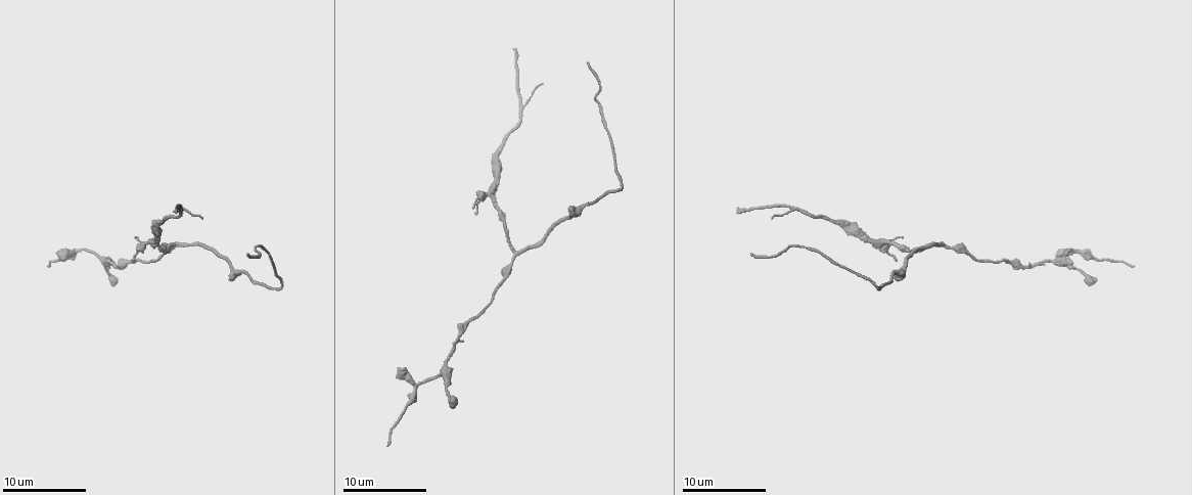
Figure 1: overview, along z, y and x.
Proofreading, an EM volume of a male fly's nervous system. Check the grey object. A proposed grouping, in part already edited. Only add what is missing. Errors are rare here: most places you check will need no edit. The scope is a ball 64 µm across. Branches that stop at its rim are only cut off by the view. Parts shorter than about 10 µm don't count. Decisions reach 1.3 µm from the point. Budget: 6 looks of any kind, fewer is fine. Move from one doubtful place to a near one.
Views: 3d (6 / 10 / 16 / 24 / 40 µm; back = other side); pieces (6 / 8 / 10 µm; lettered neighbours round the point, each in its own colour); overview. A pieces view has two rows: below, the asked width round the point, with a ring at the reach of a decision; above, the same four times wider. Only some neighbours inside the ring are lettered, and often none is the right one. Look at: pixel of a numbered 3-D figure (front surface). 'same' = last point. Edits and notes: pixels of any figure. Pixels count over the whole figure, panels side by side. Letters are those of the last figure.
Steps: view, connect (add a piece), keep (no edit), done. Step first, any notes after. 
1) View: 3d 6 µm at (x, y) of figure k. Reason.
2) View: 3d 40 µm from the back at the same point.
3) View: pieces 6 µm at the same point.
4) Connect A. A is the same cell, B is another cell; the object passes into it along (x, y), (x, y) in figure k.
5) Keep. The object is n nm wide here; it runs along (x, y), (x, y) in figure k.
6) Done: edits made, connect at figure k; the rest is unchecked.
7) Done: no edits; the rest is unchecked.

View: pieces 6 µm at (401, 368) of figure 1. Branch stops here.

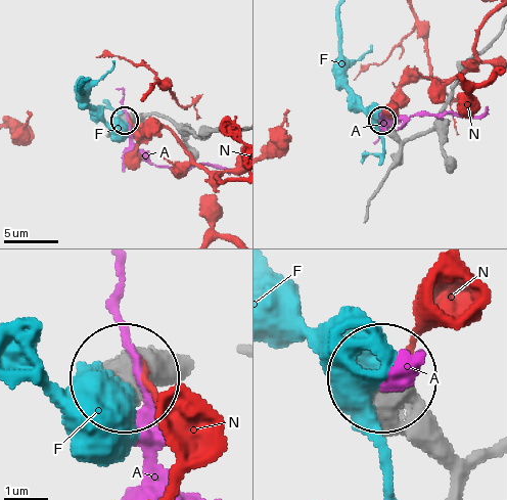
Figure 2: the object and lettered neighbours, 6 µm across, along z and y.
Keep. A, F and N are other cells; it runs along (174, 359), (123, 377) in figure 2; no lettered piece goes on from it.

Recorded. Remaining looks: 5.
View: 3d 10 µm at (452, 408) of figure 1. Branch stops here.

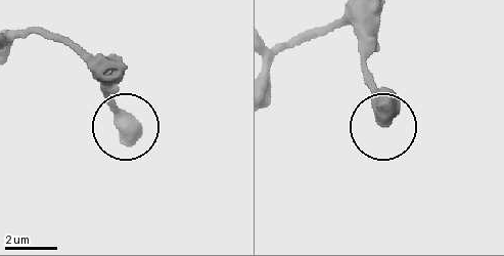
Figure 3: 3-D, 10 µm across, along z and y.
View: pieces 10 µm at (384, 122) of figure 3.

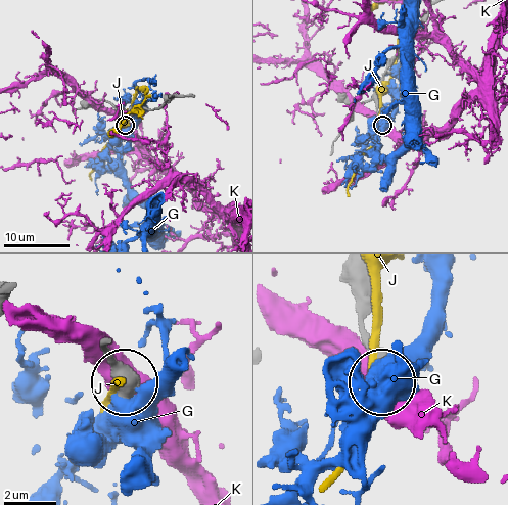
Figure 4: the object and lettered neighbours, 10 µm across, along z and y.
Keep. The object is 560 nm wide here; G, J and K are other cells; none of them fits.

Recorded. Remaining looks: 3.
View: pieces 8 µm at (388, 444) of figure 1.

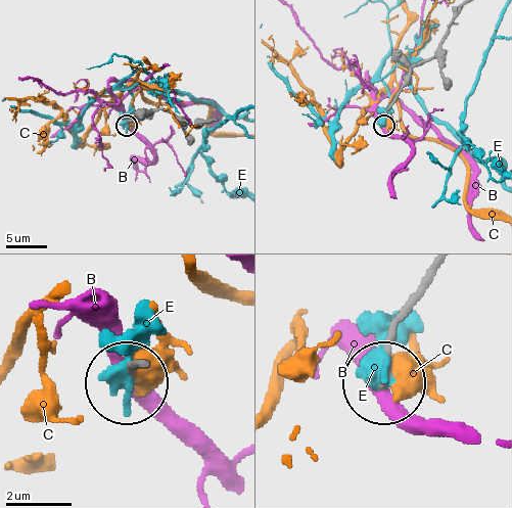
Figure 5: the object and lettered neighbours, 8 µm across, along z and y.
Keep. B, C and E are other cells; no lettered piece goes on from it.

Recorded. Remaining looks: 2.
Done: no edits; the rest is unchecked.

